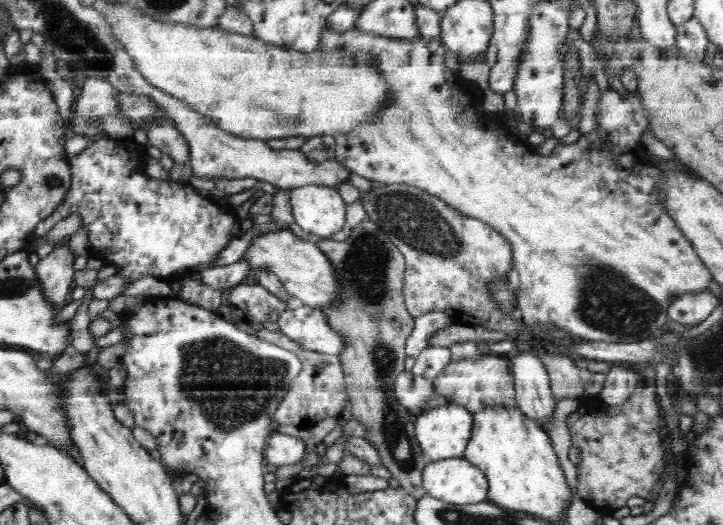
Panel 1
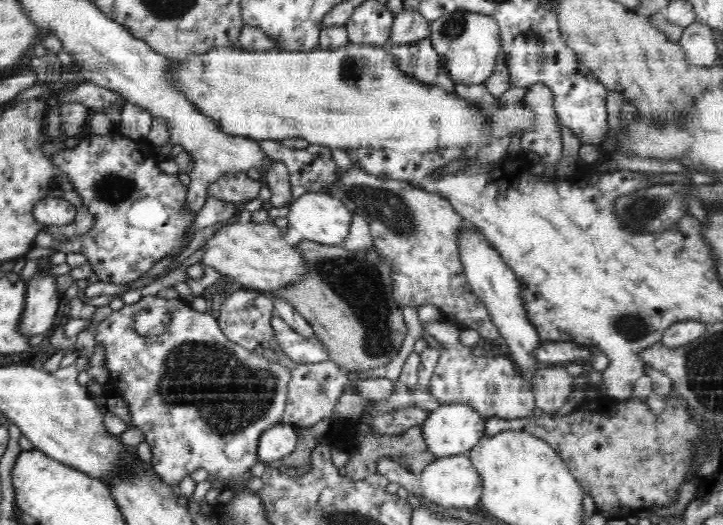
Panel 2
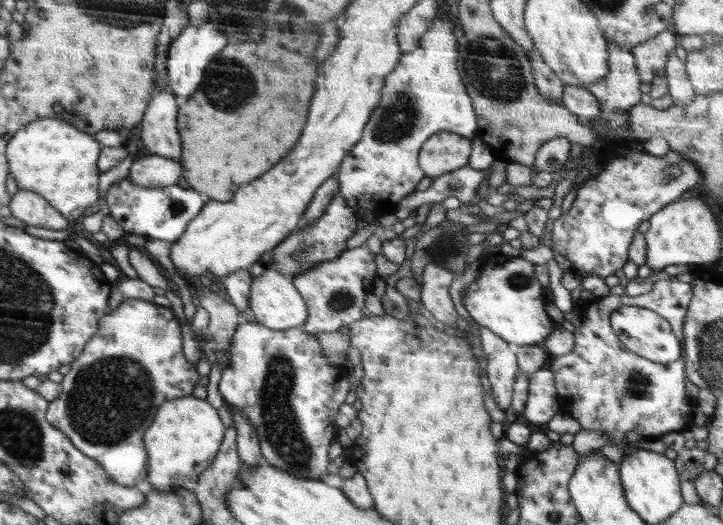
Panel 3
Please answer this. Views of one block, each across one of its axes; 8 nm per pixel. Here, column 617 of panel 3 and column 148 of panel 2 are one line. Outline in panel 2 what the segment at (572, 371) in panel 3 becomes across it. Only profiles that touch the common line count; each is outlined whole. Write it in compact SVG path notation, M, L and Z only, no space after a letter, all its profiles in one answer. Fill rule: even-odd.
M157 295L142 296L140 300L134 304L124 304L119 310L113 310L107 318L98 323L95 332L96 344L102 343L104 345L105 365L108 368L110 376L109 387L120 387L121 392L127 402L127 408L131 416L134 426L140 428L145 436L145 441L150 445L152 451L152 467L155 469L156 474L163 478L167 484L177 486L186 476L190 476L192 472L204 470L208 473L210 478L216 480L224 480L228 488L242 488L248 486L250 482L250 468L256 464L258 456L258 438L267 431L272 425L281 423L284 406L287 403L288 384L291 382L291 371L280 363L270 362L263 355L258 355L254 351L248 351L246 348L228 340L220 325L216 322L216 318L212 318L210 314L192 310L190 306L186 306L186 302L182 304L180 298L166 299ZM158 306L166 310L174 310L174 328L168 328L166 334L158 335L157 337L142 337L134 333L134 318L142 312Z

